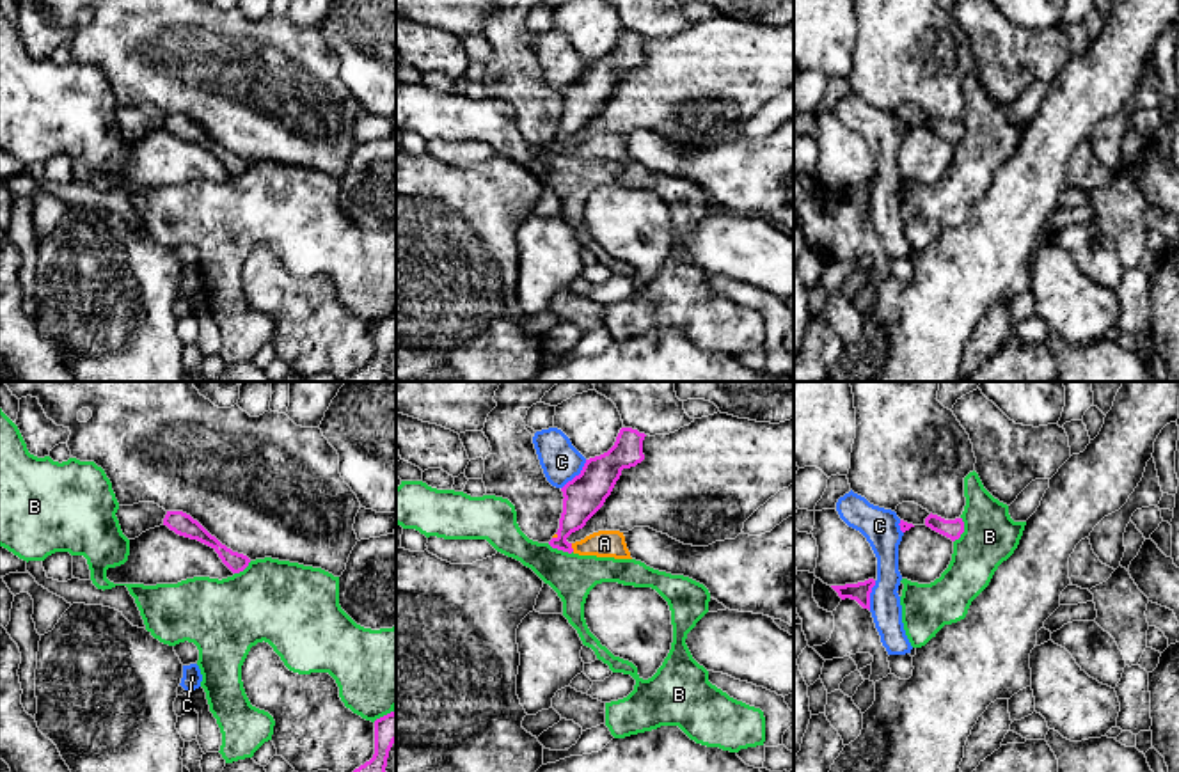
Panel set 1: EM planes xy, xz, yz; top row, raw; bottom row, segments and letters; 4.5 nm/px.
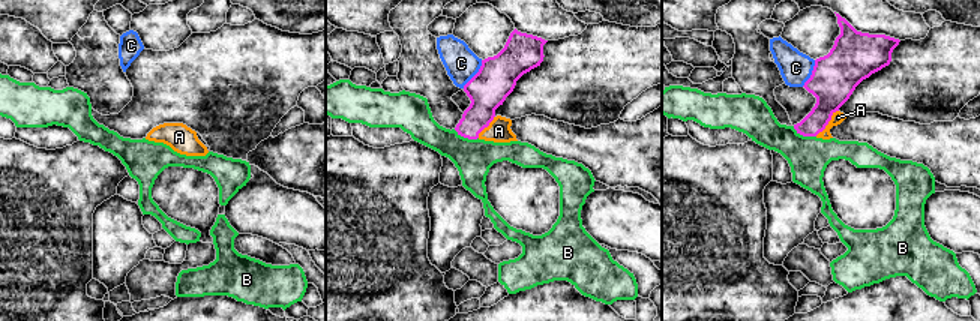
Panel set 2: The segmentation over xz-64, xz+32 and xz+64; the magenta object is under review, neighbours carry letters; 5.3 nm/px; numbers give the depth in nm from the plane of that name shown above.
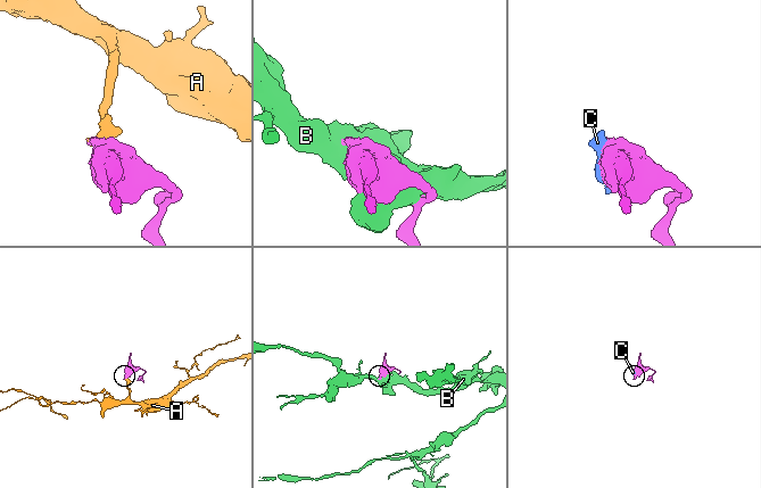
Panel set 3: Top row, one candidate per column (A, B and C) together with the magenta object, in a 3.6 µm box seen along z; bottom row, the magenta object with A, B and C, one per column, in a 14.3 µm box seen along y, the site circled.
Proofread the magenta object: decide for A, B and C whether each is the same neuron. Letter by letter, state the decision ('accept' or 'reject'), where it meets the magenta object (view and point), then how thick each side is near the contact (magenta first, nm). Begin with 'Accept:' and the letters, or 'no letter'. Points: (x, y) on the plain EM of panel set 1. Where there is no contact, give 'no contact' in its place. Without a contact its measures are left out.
Accept: A
A: accept; meets magenta in xz at (570, 149); 180 nm thick on the magenta side, 130 nm on the other
B: reject; meets magenta in yz at (963, 132); 90 nm thick on the magenta side, 240 nm on the other
C: reject; meets magenta in xz at (576, 78); 180 nm thick on the magenta side, 180 nm on the other

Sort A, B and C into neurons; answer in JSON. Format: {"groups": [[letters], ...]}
{"groups": [["A"], ["B"], ["C"]]}

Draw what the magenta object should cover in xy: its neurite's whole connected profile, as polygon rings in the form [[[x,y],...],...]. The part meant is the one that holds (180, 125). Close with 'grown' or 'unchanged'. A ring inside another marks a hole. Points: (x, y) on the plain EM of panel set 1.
[[[167,114],[163,128],[167,128],[170,133],[174,133],[179,138],[197,142],[211,149],[233,176],[243,174],[250,165],[247,158],[233,154],[231,151],[222,147],[197,122],[194,122],[190,117],[183,114]]]; unchanged

